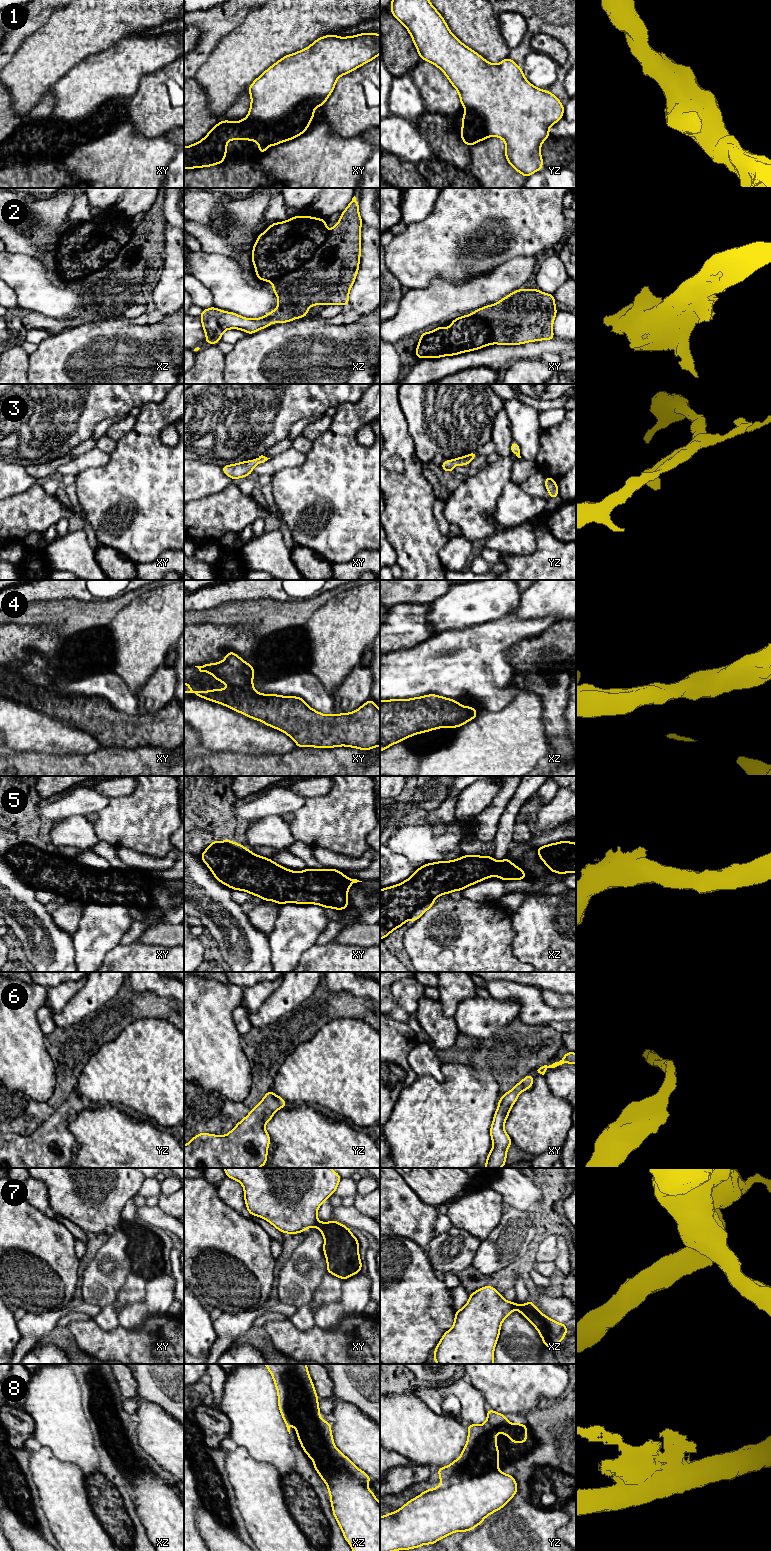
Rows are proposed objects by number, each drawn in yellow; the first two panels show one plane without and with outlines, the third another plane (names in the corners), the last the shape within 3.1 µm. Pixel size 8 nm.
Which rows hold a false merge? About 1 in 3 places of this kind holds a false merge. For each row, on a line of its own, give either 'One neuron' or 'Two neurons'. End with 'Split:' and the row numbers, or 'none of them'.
1: Two neurons
2: One neuron
3: One neuron
4: One neuron
5: One neuron
6: One neuron
7: Two neurons
8: One neuron
Split: 1, 7

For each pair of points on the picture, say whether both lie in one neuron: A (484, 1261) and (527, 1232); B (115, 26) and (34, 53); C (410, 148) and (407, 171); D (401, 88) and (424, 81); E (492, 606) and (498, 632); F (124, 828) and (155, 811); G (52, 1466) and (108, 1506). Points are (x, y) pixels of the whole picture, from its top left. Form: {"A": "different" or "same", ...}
{"A": "same", "B": "same", "C": "different", "D": "different", "E": "different", "F": "same", "G": "different"}

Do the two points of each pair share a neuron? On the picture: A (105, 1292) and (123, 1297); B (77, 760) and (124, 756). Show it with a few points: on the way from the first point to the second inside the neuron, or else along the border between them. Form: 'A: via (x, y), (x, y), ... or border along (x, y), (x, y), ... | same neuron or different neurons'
A: border along (128, 1274), (119, 1291), (116, 1304) | different neurons
B: via (89, 761), (112, 761) | same neuron

